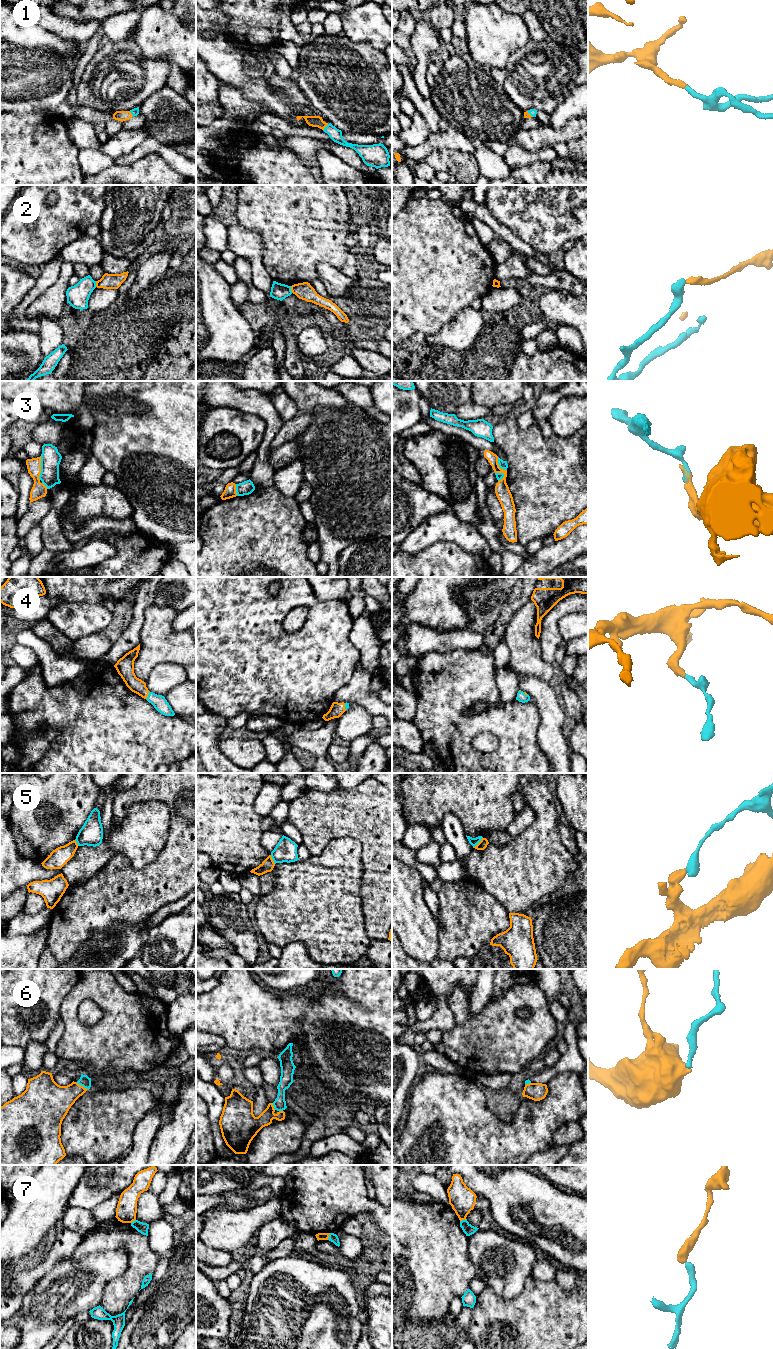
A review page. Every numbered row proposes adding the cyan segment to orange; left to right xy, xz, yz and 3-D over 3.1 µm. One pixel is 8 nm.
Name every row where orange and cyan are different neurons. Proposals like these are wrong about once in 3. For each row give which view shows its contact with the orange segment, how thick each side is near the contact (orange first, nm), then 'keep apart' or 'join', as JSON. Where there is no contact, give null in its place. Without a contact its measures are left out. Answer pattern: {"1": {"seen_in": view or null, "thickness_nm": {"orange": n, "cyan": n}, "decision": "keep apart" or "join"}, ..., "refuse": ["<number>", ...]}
{"1": {"seen_in": "xz", "thickness_nm": {"orange": 100, "cyan": 100}, "decision": "join"}, "2": {"seen_in": "xz", "thickness_nm": {"orange": 140, "cyan": 130}, "decision": "keep apart"}, "3": {"seen_in": "xy", "thickness_nm": {"orange": 120, "cyan": 160}, "decision": "keep apart"}, "4": {"seen_in": "xy", "thickness_nm": {"orange": 120, "cyan": 120}, "decision": "join"}, "5": {"seen_in": "yz", "thickness_nm": {"orange": 70, "cyan": 60}, "decision": "keep apart"}, "6": {"seen_in": "xy", "thickness_nm": {"orange": 260, "cyan": 90}, "decision": "keep apart"}, "7": {"seen_in": "xz", "thickness_nm": {"orange": 60, "cyan": 70}, "decision": "keep apart"}, "refuse": ["2", "3", "5", "6", "7"]}

